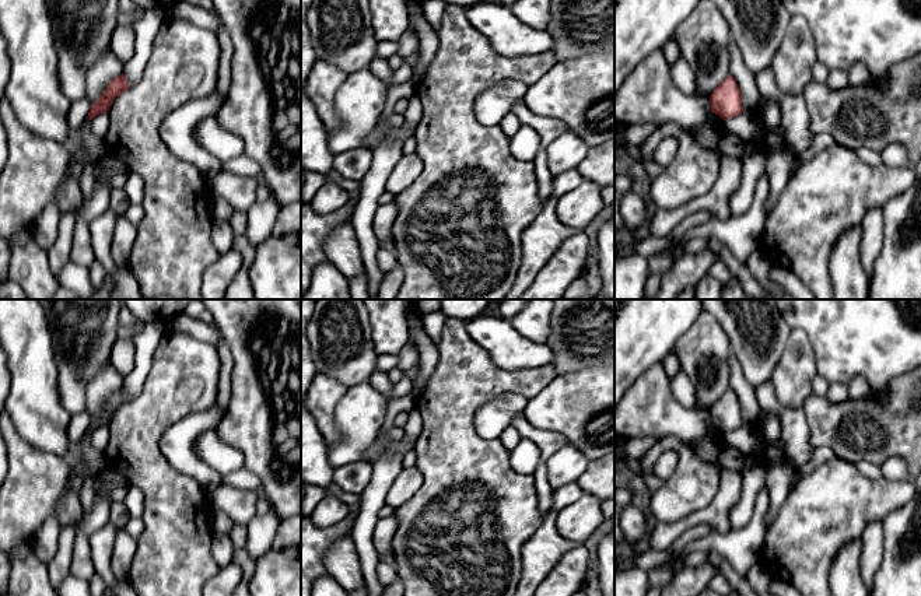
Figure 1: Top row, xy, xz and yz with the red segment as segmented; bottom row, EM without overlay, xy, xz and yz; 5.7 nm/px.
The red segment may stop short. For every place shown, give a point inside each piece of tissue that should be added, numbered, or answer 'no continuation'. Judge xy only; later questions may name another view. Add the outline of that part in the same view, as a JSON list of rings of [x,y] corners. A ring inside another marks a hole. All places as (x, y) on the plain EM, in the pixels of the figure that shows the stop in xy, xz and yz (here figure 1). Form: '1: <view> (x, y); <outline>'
no continuation

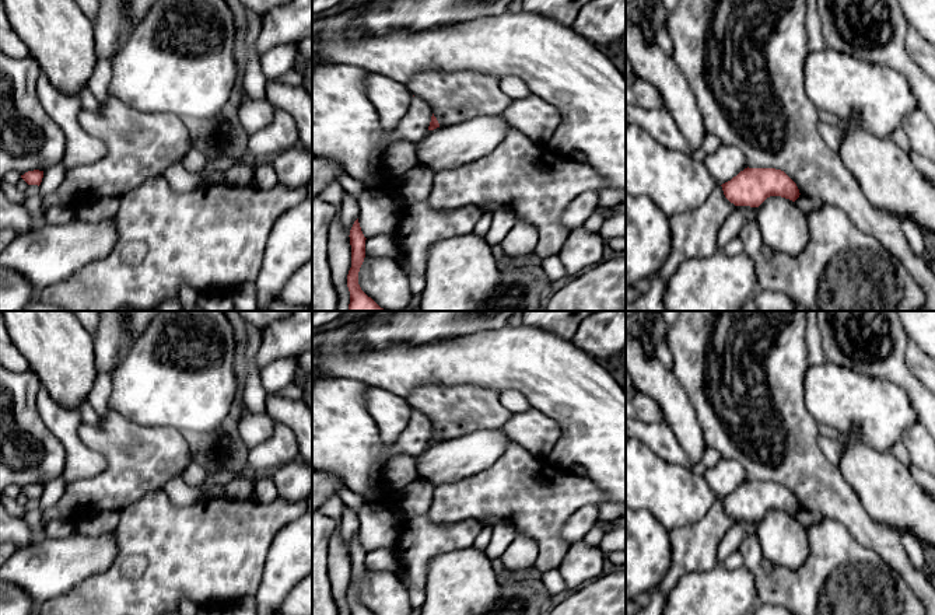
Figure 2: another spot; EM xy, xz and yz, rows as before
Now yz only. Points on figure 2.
no continuation

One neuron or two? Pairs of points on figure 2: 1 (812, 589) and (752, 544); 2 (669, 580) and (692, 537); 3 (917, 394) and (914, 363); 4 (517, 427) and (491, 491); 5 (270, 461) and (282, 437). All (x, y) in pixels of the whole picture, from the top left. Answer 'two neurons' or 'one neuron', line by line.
1: one neuron
2: one neuron
3: two neurons
4: two neurons
5: one neuron

